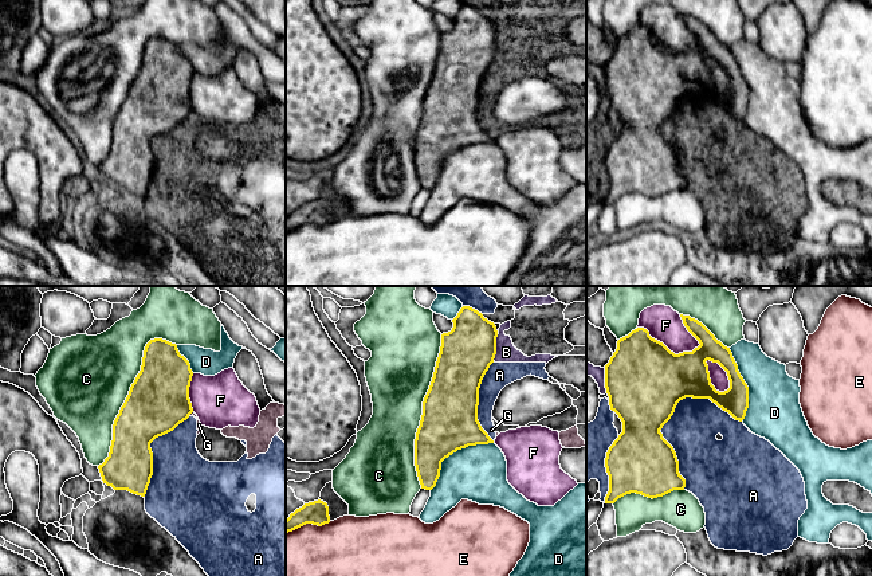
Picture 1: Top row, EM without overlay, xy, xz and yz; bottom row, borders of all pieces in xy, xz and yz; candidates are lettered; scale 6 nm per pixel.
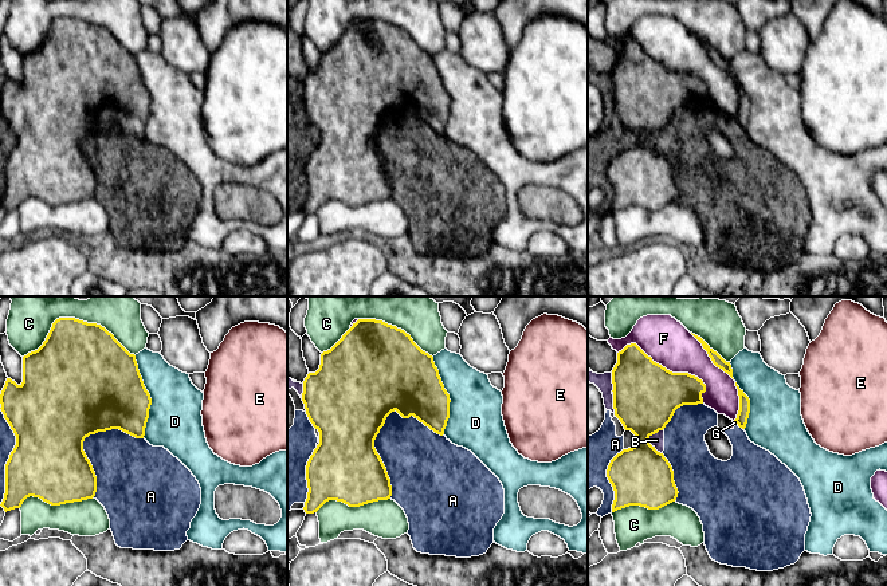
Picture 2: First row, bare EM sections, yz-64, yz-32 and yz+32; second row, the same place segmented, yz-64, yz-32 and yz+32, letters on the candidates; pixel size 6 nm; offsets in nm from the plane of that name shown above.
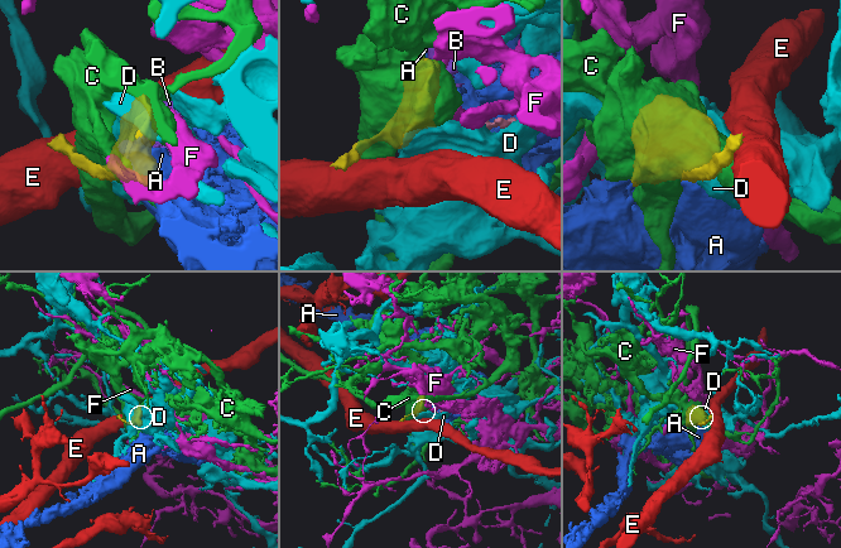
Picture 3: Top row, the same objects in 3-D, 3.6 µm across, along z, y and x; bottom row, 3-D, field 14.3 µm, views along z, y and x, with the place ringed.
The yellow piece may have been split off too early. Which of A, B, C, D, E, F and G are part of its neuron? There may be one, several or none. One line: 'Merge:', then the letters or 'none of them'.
Merge: none of them

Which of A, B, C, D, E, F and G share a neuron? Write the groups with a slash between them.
A B G / C / D / E / F

